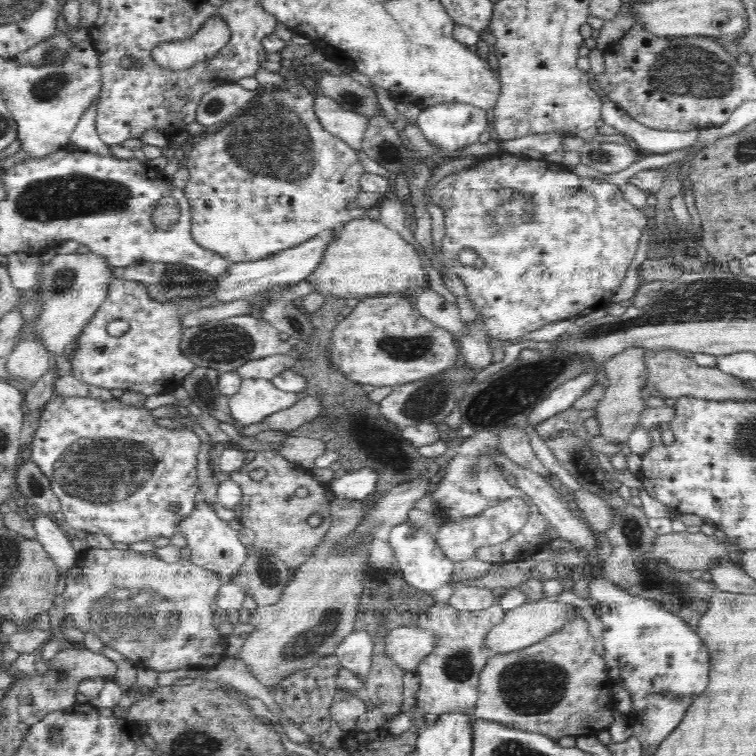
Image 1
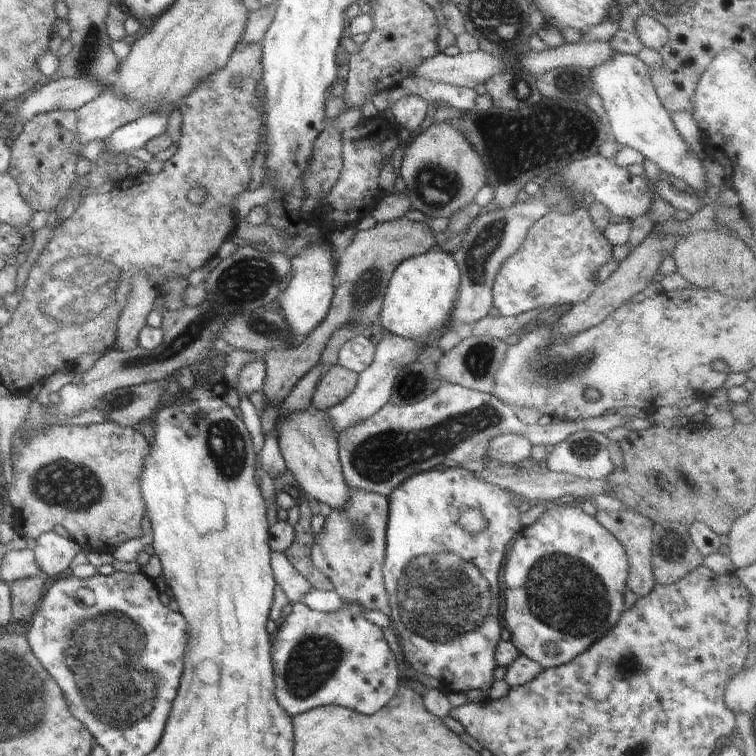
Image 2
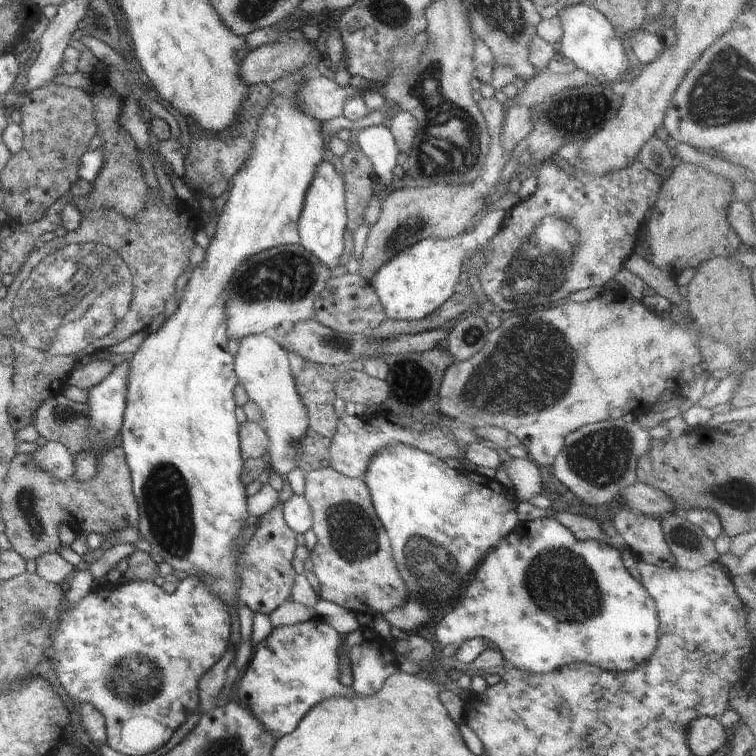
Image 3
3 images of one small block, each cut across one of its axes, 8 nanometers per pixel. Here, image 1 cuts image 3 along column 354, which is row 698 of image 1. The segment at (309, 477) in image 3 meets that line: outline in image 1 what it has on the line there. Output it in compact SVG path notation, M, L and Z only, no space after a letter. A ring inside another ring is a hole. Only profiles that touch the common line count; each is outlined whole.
M577 609L578 616L563 630L541 642L510 654L496 654L488 659L479 677L478 700L473 715L476 719L494 721L528 732L545 734L550 738L562 736L592 736L609 730L614 681L608 674L604 658L595 654L598 639L588 631L589 624Z

